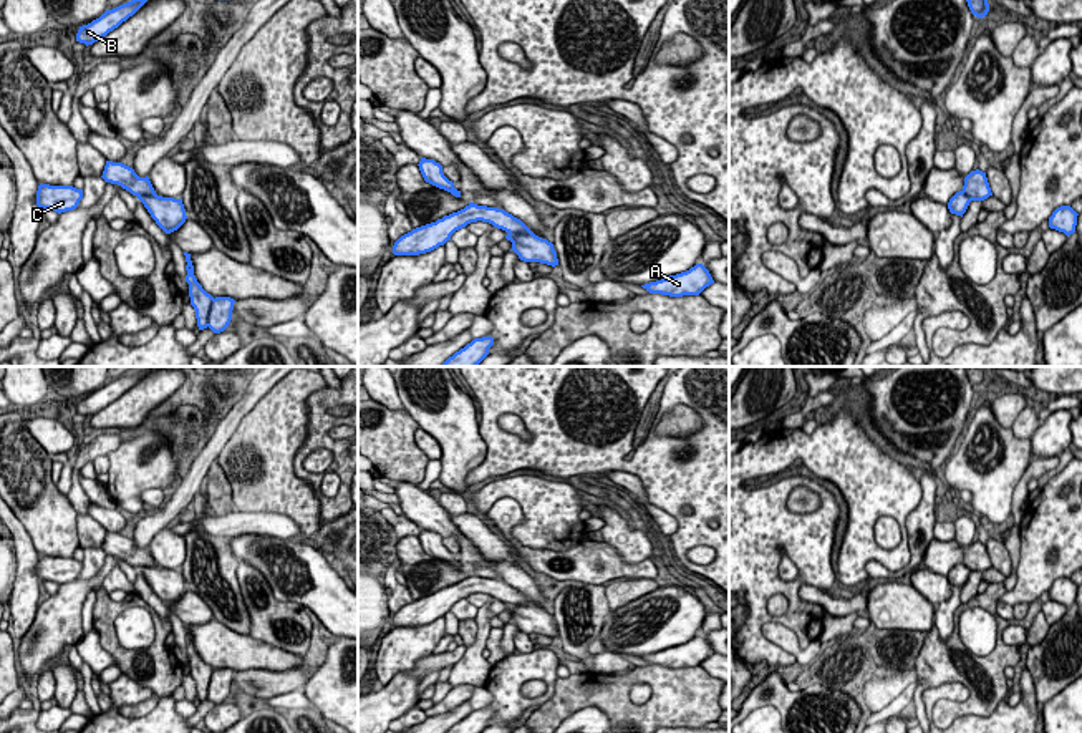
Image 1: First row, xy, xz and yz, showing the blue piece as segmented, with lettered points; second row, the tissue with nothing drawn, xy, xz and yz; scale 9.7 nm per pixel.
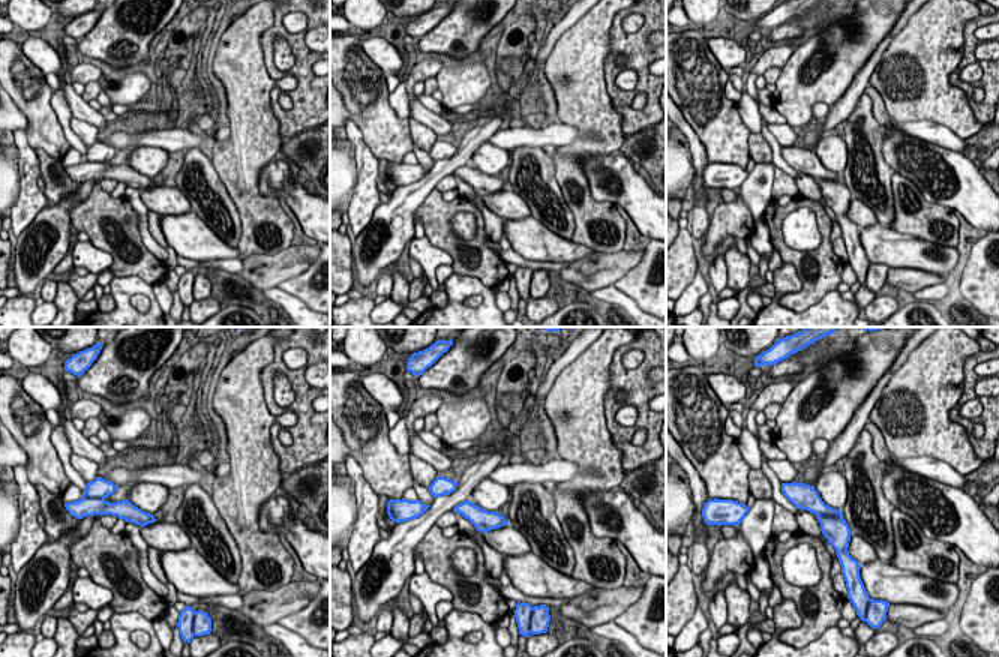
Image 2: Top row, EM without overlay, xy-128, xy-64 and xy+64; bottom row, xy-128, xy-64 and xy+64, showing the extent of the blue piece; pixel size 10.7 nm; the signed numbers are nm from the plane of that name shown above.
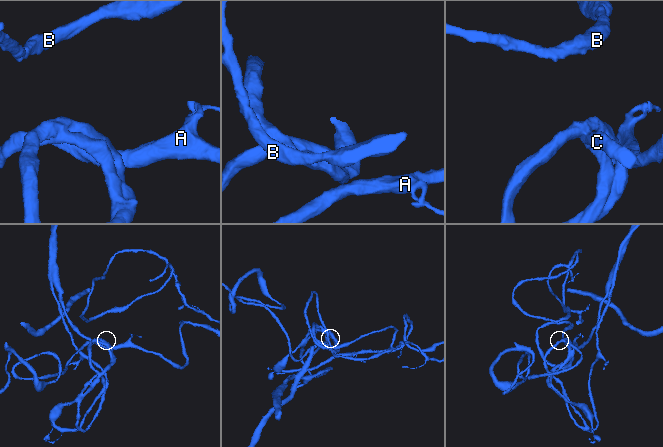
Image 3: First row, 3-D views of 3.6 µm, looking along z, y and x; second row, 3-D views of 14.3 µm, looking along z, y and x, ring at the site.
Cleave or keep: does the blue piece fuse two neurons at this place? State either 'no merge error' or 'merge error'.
no merge error

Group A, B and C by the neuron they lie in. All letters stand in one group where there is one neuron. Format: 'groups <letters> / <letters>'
groups A B C

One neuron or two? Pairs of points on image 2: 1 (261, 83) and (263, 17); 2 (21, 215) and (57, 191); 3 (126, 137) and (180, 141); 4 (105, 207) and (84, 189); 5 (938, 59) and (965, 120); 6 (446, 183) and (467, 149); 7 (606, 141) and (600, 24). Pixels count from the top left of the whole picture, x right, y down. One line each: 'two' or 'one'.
1: one
2: two
3: one
4: two
5: one
6: two
7: one

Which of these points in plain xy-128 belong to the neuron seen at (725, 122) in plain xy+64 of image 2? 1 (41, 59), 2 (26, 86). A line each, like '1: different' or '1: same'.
1: different
2: same

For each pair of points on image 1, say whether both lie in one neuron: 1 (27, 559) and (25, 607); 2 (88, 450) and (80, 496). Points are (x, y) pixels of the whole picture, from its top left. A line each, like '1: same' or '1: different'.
1: same
2: same

